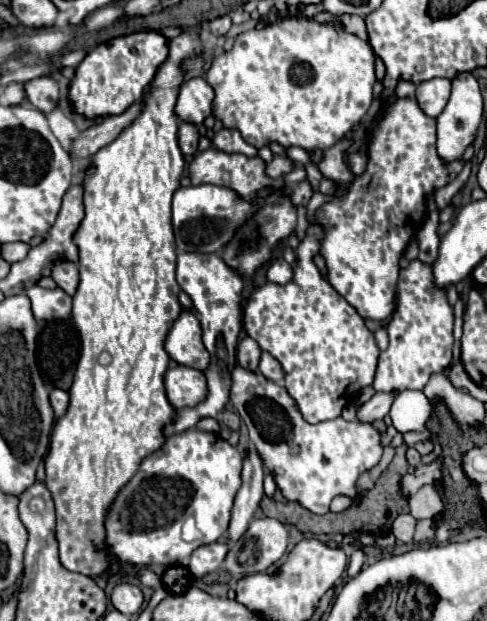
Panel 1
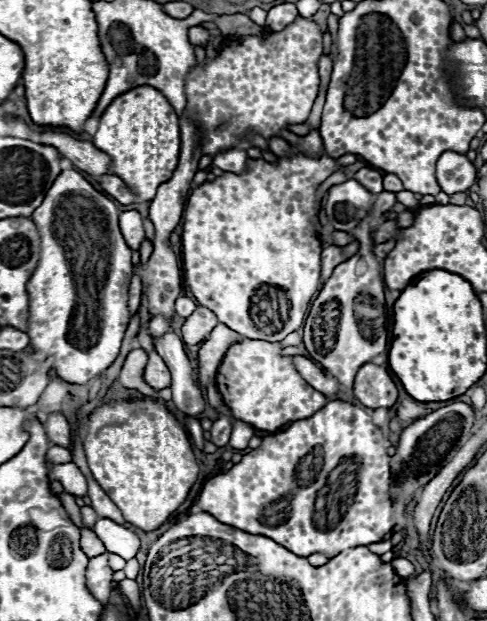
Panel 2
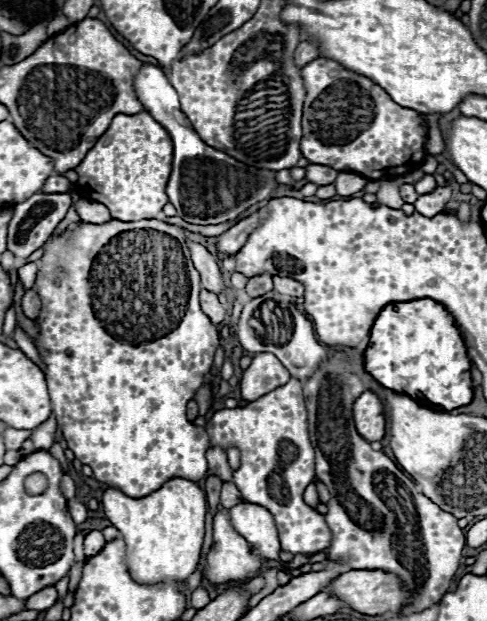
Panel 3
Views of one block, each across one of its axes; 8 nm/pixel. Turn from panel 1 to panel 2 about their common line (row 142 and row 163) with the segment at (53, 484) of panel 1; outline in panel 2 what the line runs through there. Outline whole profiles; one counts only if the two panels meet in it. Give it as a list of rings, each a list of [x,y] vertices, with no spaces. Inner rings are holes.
[[[138,86],[120,94],[100,118],[94,146],[110,156],[110,172],[120,176],[124,184],[142,200],[150,202],[162,182],[170,180],[178,166],[180,128],[178,116],[168,100],[150,86]]]

